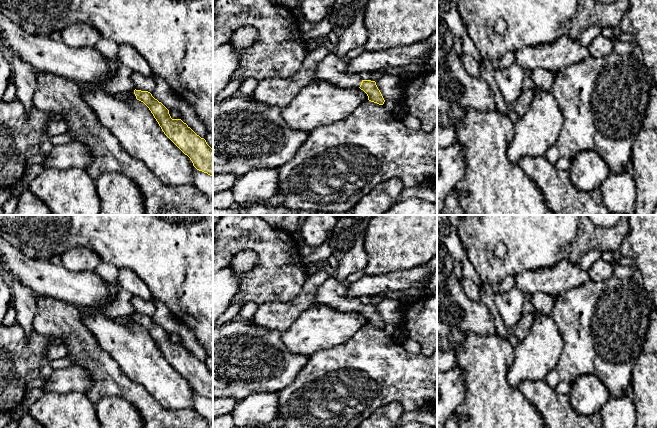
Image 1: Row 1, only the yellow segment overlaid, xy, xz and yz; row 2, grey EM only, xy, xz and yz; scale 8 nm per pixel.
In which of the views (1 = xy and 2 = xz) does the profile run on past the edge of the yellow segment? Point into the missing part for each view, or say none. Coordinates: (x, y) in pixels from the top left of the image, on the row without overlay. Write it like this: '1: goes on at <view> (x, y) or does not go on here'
1: goes on at xy (125, 320)
2: goes on at xz (331, 292)

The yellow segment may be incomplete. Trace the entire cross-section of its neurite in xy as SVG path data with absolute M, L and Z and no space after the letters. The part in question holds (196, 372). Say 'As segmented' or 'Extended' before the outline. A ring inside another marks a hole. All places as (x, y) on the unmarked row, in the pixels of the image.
Extended. M132 314L115 318L128 325L137 323L151 335L164 358L185 378L193 390L213 401L213 373L181 343L172 343L169 334L148 315Z

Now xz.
Extended. M332 276L318 288L316 304L330 305L343 312L360 312L367 318L369 325L379 329L385 326L375 305L362 304L358 298L348 298L346 288Z

